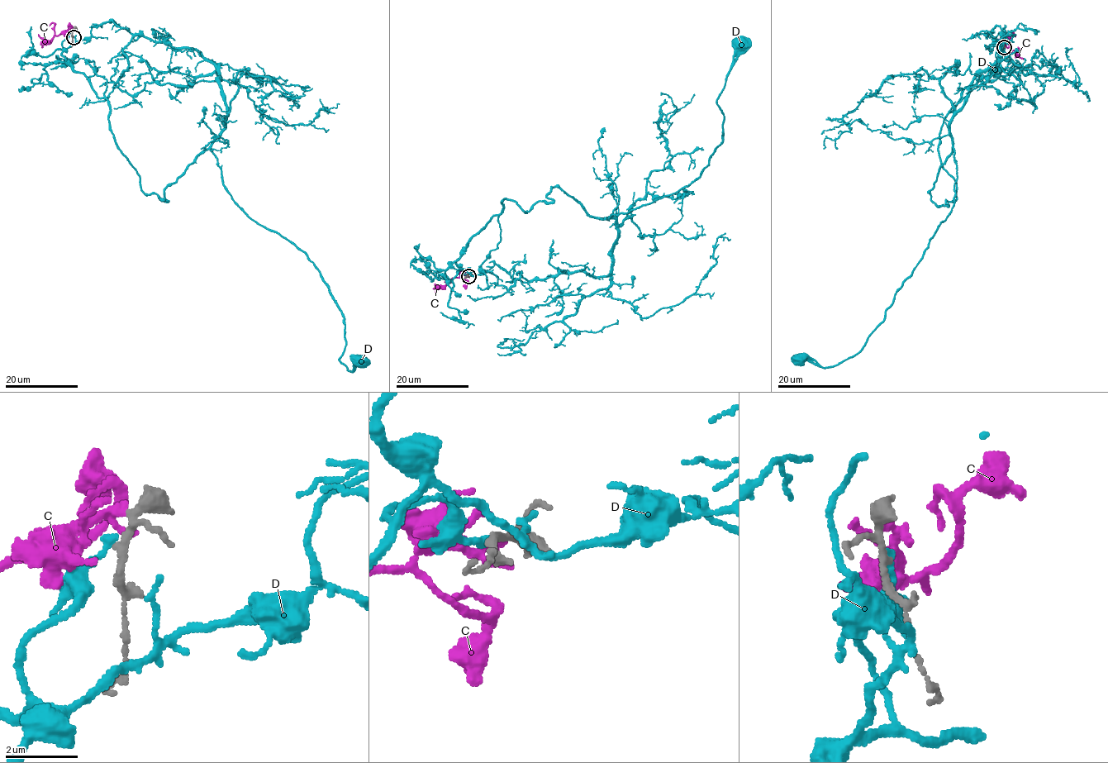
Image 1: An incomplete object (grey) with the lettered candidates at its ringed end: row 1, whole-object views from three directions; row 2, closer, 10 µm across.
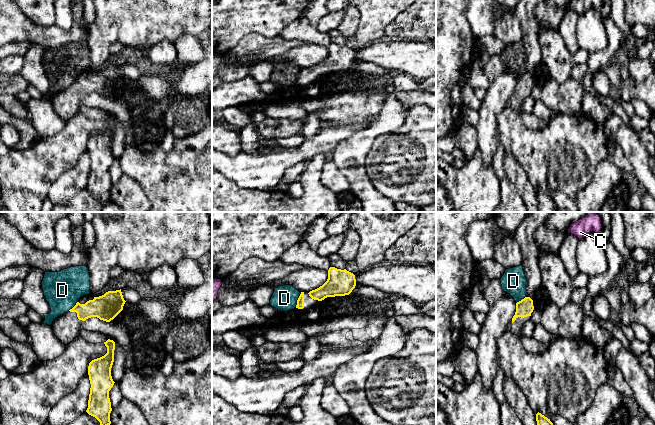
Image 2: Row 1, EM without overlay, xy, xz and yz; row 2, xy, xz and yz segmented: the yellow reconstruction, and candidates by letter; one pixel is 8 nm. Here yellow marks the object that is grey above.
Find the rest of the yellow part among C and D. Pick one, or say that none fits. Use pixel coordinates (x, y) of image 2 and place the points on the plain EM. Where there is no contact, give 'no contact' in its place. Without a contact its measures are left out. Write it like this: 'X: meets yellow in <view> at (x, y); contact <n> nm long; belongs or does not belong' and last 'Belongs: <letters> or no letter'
C: no contact; does not belong
D: meets yellow in xz at (297, 76); contact 140 nm long; does not belong
Belongs: no letter

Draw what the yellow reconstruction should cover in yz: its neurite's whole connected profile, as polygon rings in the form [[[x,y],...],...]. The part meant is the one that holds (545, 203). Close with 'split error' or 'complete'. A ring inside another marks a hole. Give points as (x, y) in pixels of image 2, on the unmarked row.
[[[539,188],[536,190],[536,197],[539,207],[538,212],[559,212],[559,209],[550,195]]]; complete

